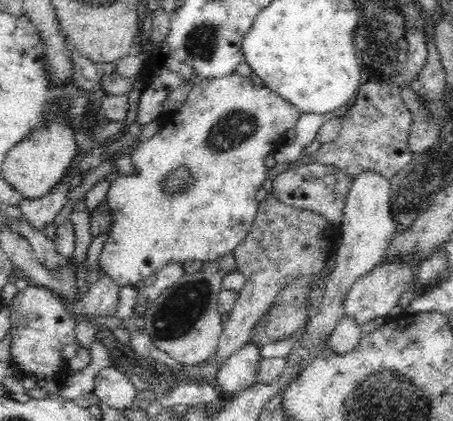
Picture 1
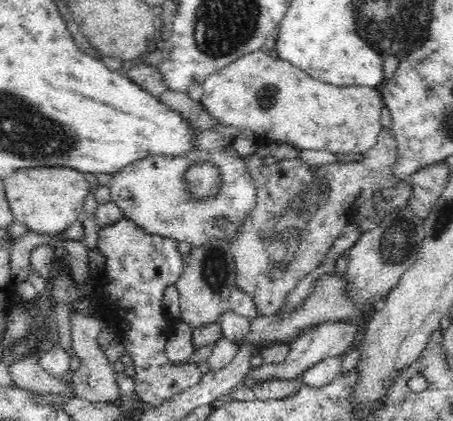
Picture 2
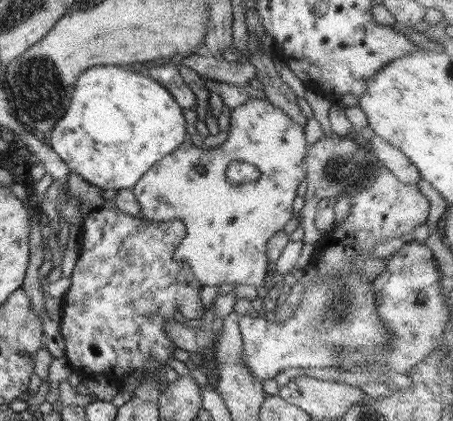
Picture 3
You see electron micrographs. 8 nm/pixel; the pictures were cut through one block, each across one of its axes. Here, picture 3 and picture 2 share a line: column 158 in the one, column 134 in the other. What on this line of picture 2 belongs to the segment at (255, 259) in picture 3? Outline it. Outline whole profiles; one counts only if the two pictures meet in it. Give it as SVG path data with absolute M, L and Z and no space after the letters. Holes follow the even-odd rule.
M225 140L224 150L207 152L192 150L184 156L148 156L146 160L136 160L114 173L109 182L111 200L122 209L122 215L132 220L135 227L150 234L188 242L193 248L218 239L231 242L240 234L247 217L254 211L257 190L245 161L233 148L232 142ZM194 162L212 162L222 175L222 186L216 196L193 198L187 194L183 174ZM216 217L228 218L231 224L223 230L216 226Z

